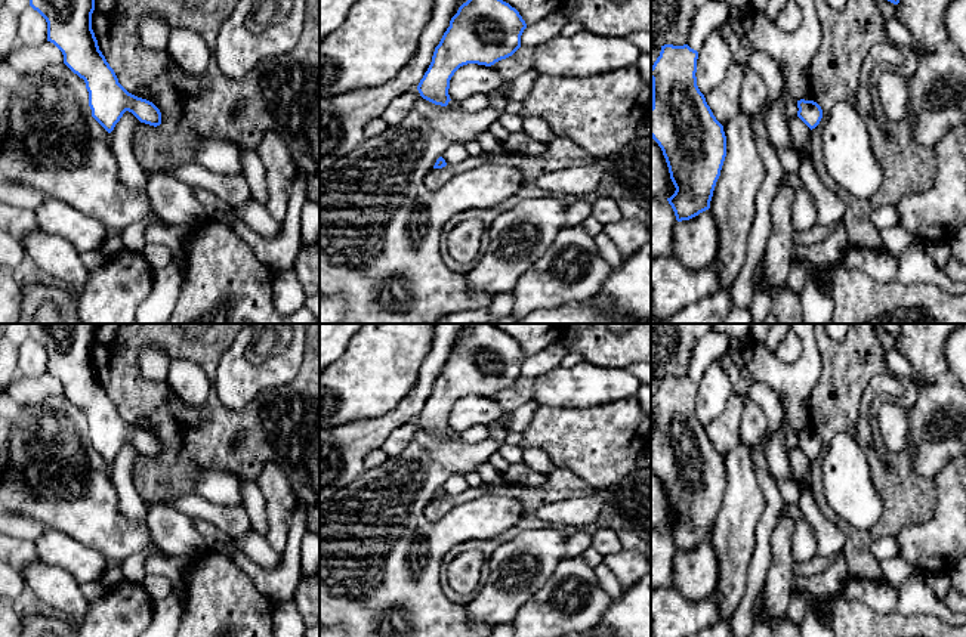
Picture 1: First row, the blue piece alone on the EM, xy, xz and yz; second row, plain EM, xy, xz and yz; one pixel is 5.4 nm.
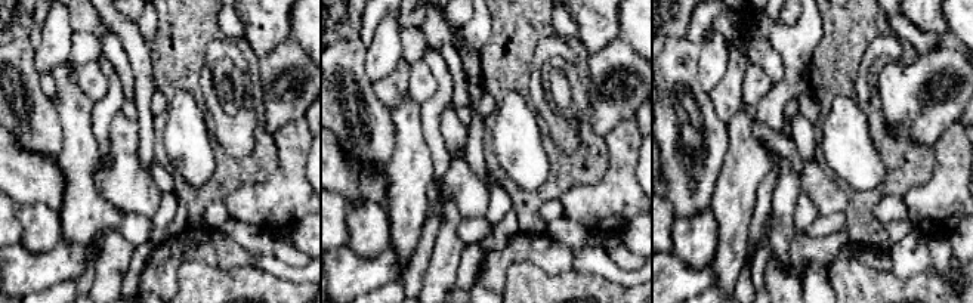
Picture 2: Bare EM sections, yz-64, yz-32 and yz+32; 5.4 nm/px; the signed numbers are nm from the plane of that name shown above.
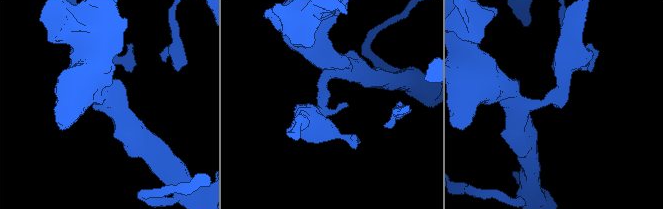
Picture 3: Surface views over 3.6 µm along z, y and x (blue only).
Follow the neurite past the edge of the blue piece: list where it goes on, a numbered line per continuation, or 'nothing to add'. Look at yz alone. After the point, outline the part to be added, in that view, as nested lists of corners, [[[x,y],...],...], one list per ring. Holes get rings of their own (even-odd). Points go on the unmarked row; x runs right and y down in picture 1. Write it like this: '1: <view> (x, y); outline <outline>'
nothing to add

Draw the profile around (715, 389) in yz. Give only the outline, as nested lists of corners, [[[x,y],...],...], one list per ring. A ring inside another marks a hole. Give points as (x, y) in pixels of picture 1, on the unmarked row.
[[[717,359],[713,361],[698,381],[695,408],[700,423],[706,427],[719,418],[732,395],[734,390],[728,372]]]

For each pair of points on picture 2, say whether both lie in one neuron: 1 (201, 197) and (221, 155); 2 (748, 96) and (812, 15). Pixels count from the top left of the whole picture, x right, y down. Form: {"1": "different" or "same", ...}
{"1": "same", "2": "different"}

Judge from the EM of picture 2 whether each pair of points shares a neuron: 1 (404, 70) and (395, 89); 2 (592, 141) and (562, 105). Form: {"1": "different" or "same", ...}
{"1": "same", "2": "different"}

